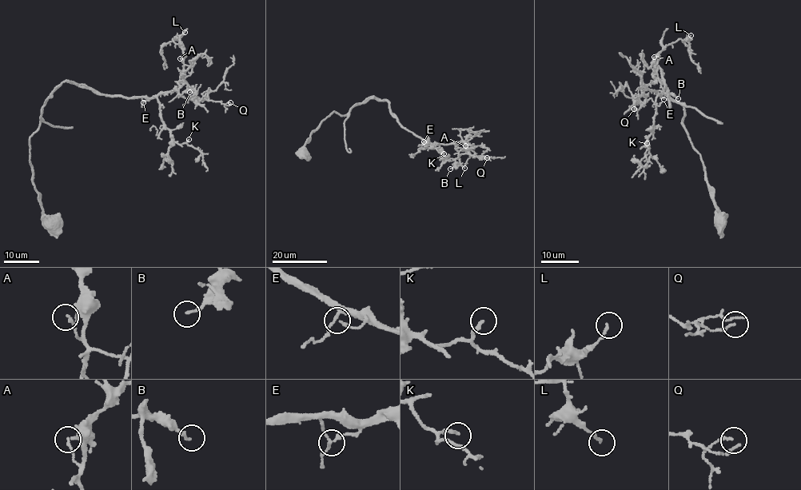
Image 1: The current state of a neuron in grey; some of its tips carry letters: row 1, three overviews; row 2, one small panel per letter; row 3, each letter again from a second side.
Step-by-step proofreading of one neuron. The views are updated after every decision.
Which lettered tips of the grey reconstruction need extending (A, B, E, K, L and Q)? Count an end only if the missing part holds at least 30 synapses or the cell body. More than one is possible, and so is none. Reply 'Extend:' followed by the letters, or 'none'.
Extend: none

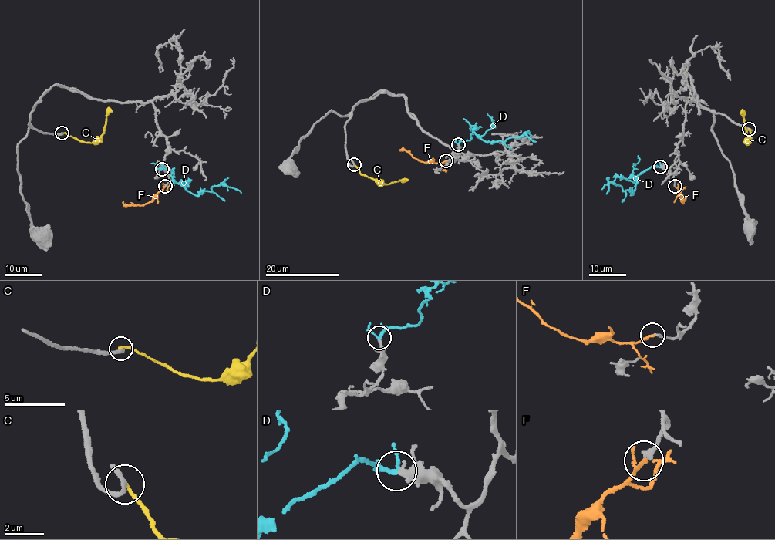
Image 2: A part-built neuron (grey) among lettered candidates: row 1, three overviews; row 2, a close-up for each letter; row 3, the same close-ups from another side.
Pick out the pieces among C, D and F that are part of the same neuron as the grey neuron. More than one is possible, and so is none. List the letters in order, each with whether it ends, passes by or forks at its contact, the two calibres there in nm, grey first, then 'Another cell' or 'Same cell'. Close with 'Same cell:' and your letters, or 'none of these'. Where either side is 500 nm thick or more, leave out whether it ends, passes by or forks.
C: It ends there. Thickness 320 nm (grey) against 180 nm. Another cell
D: It forks there. Thickness 300 nm (grey) against 140 nm. Same cell
F: It passes by. Thickness 240 nm (grey) against 120 nm. Same cell
Same cell: D, F

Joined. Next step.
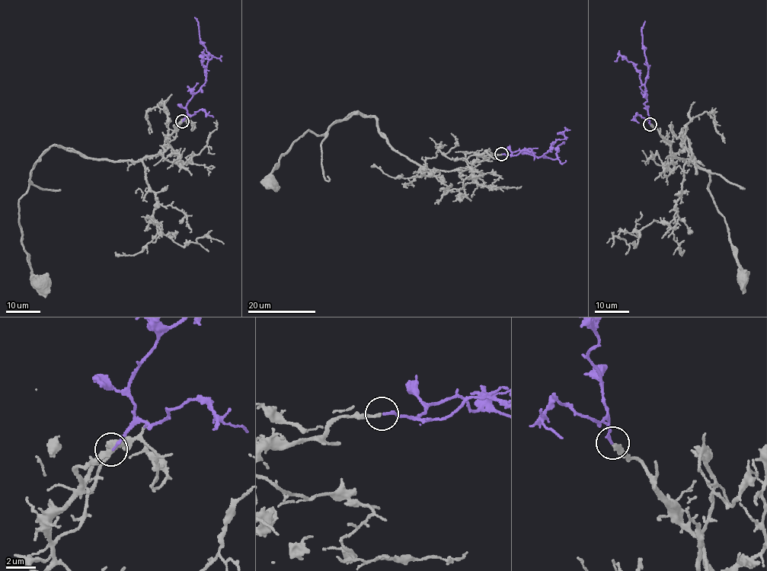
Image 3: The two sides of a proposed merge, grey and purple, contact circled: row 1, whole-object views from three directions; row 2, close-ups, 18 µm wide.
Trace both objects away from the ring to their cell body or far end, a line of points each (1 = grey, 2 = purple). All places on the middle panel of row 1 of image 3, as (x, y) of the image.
1: (502, 154), (464, 170), (421, 167), (393, 151), (375, 118), (354, 113), (294, 141), (270, 180)
2: (502, 154), (509, 155), (517, 150), (538, 157), (556, 158), (557, 146), (565, 142), (563, 141)

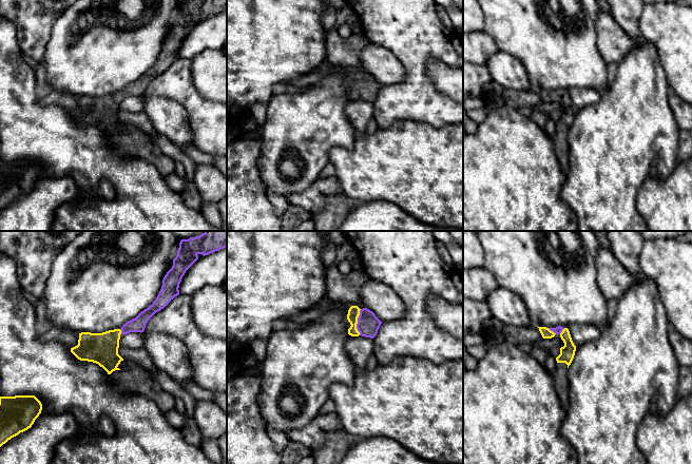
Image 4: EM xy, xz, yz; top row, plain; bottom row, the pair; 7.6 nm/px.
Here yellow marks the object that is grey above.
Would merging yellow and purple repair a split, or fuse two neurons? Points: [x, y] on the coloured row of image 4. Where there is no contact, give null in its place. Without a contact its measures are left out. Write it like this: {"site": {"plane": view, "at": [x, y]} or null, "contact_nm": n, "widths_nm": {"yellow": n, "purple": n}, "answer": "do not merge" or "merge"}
{"site": {"plane": "xz", "at": [357, 322]}, "contact_nm": 200, "widths_nm": {"yellow": 90, "purple": 170}, "answer": "merge"}

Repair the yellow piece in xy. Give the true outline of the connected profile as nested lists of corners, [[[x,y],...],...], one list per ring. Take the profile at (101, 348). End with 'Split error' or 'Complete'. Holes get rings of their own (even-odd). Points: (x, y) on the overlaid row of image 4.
[[[205,231],[201,235],[181,239],[177,255],[173,259],[172,268],[167,272],[162,279],[161,289],[147,309],[141,311],[135,318],[127,322],[120,329],[109,330],[102,333],[81,332],[79,333],[78,345],[71,348],[71,352],[80,361],[88,361],[98,364],[108,374],[115,370],[120,370],[118,365],[123,359],[118,354],[120,334],[130,332],[143,332],[148,321],[158,311],[164,309],[175,296],[179,295],[179,284],[186,271],[198,259],[198,255],[208,255],[227,247],[227,231]]]. Split error

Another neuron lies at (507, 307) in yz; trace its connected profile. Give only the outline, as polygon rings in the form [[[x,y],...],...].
[[[498,287],[486,298],[492,316],[505,326],[531,327],[533,326],[524,302],[511,290]]]

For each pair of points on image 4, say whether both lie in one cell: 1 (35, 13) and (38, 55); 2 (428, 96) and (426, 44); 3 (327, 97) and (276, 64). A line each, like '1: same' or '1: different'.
1: same
2: same
3: different

